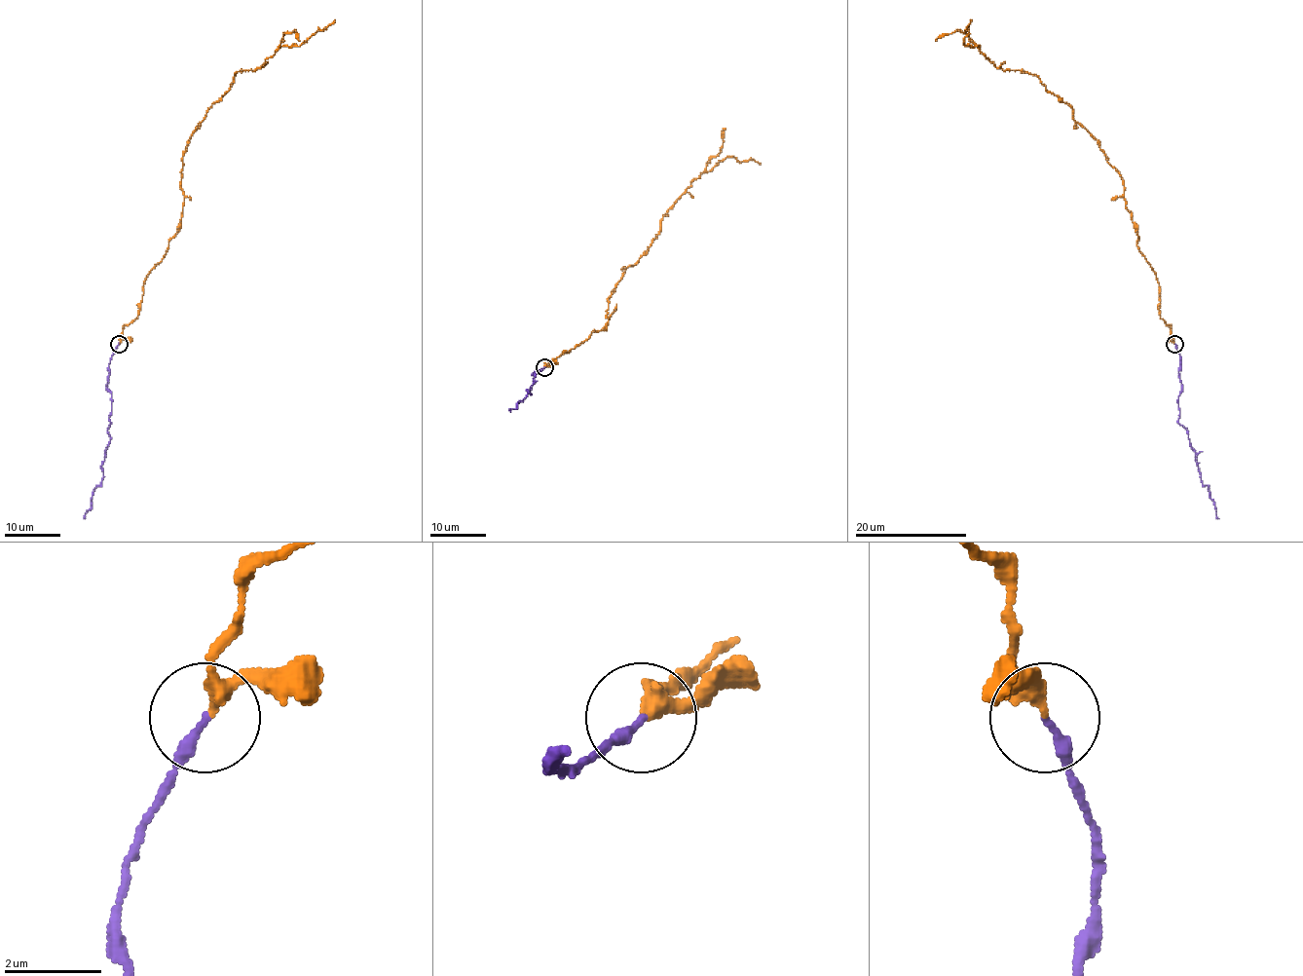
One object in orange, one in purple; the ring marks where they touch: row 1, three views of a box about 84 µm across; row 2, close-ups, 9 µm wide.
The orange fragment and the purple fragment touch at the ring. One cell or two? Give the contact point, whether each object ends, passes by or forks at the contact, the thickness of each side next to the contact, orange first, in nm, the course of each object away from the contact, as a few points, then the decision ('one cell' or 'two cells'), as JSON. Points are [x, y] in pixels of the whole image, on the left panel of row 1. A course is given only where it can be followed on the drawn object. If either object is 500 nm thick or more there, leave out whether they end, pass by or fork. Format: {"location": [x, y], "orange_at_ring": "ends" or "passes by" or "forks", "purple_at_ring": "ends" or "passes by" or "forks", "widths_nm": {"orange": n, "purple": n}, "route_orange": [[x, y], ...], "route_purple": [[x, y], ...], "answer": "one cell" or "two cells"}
{"location": [119, 344], "orange_at_ring": "passes by", "purple_at_ring": "ends", "widths_nm": {"orange": 260, "purple": 220}, "route_orange": [[120, 344], [181, 221], [182, 154], [207, 109], [241, 70], [259, 68], [335, 19]], "route_purple": [[118, 344], [108, 364], [110, 443], [101, 466], [103, 479], [93, 492], [85, 518]], "answer": "one cell"}

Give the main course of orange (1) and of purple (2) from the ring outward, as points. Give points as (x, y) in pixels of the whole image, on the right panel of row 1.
1: (1174, 344), (1124, 180), (1036, 76), (998, 68), (964, 44), (972, 19)
2: (1174, 344), (1179, 355), (1178, 422), (1186, 431), (1201, 479), (1218, 518)

